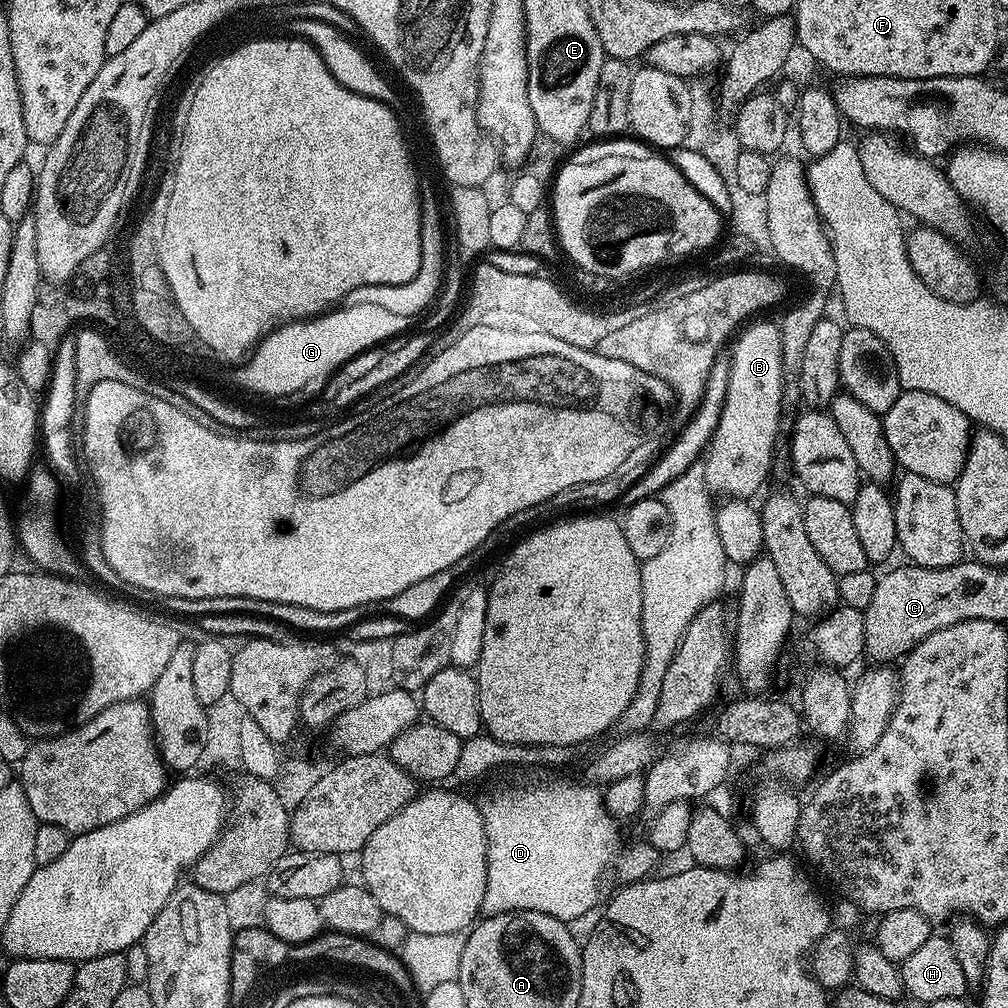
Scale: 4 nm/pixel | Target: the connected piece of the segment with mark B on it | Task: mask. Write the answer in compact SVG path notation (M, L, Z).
M775 323L751 324L735 337L736 345L735 340L731 345L732 369L725 404L702 460L706 486L716 498L752 498L772 468L772 450L780 424L780 398L786 375L784 355L780 329Z

